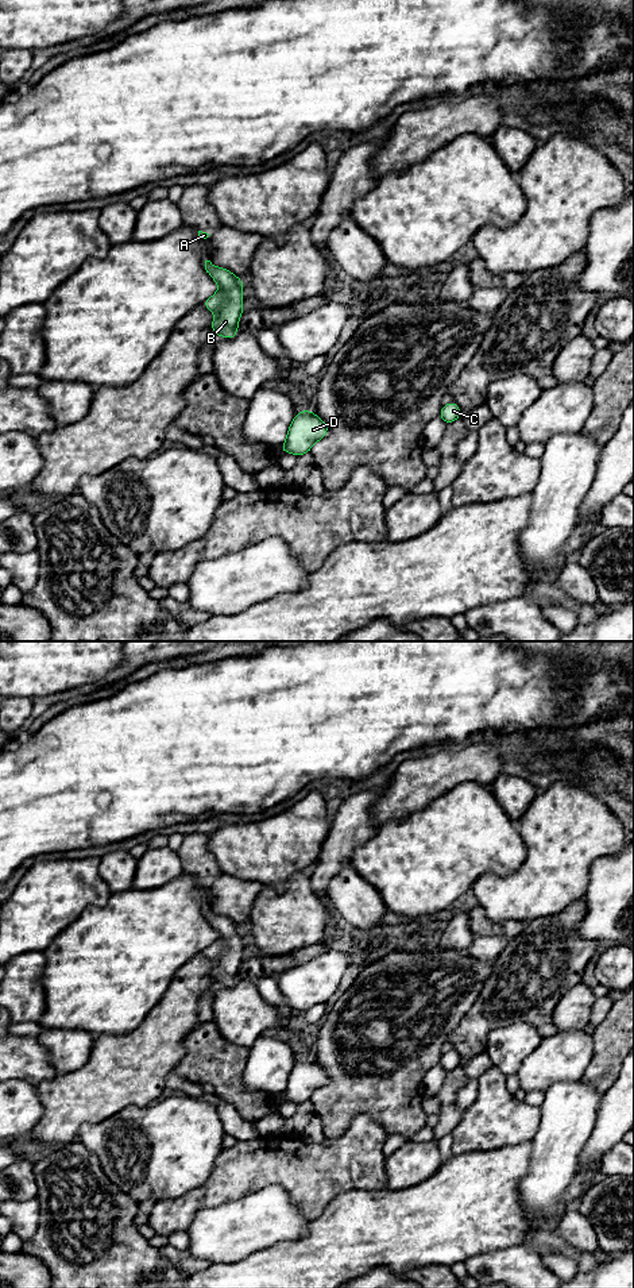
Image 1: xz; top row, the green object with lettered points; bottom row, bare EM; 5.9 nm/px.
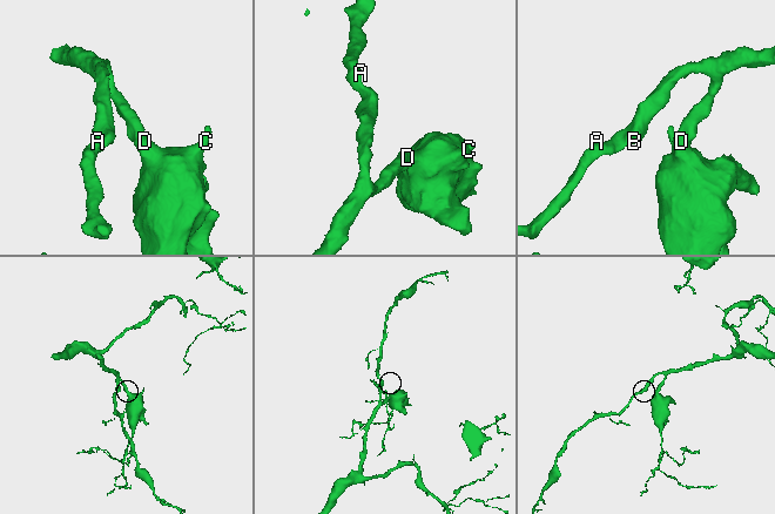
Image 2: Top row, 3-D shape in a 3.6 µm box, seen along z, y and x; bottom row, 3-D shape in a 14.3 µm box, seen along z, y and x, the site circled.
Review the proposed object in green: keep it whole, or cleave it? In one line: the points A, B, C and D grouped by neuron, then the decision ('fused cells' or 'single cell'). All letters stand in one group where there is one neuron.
A B C D | single cell

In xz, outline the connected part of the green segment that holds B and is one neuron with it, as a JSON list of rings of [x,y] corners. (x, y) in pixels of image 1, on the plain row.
[[[205,909],[205,918],[220,933],[220,937],[201,955],[216,961],[210,972],[213,982],[229,988],[239,982],[237,971],[244,960],[244,930],[229,918],[213,914],[210,909]]]

